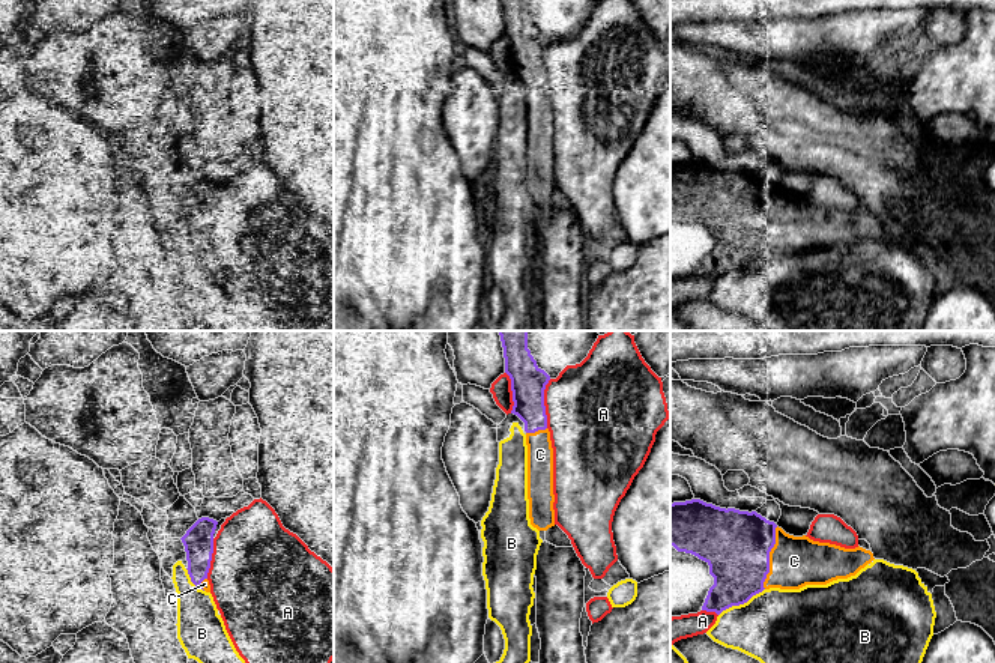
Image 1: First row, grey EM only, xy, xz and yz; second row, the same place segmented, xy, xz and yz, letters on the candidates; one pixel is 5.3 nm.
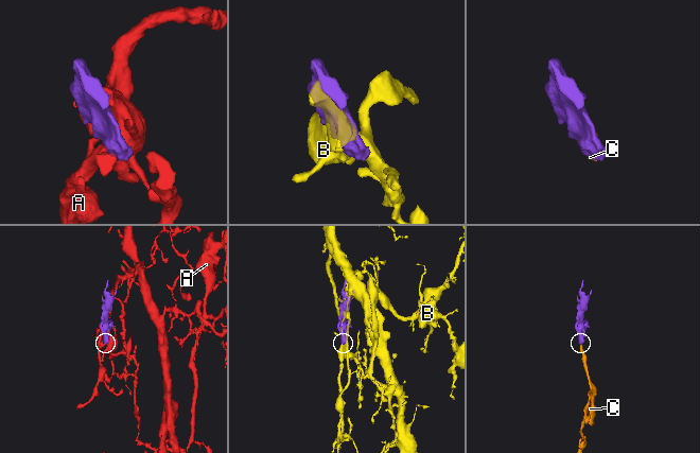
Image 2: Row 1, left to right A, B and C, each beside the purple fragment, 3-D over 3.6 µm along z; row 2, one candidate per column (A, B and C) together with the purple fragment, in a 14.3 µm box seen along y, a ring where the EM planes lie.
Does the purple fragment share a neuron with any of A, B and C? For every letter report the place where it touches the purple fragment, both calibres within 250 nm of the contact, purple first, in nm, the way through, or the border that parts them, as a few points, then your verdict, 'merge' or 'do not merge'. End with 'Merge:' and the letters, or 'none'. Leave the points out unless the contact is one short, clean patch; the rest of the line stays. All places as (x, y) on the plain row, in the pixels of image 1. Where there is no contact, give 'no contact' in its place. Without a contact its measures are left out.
A: contact xz (543, 66); calibres 190 and 480 nm; do not merge
B: contact yz (741, 266); calibres 340 and 420 nm; do not merge
C: contact yz (768, 221); calibres 360 and 280 nm; merge
Merge: C

